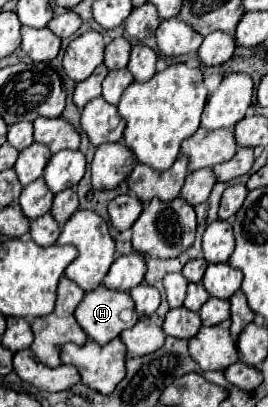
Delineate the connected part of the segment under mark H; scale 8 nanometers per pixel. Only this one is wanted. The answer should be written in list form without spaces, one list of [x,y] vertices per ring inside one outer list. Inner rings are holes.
[[[103,286],[85,294],[83,302],[75,310],[75,318],[85,334],[101,346],[105,346],[107,342],[117,338],[121,330],[137,322],[129,292],[105,290]],[[125,310],[127,316],[123,316]]]

